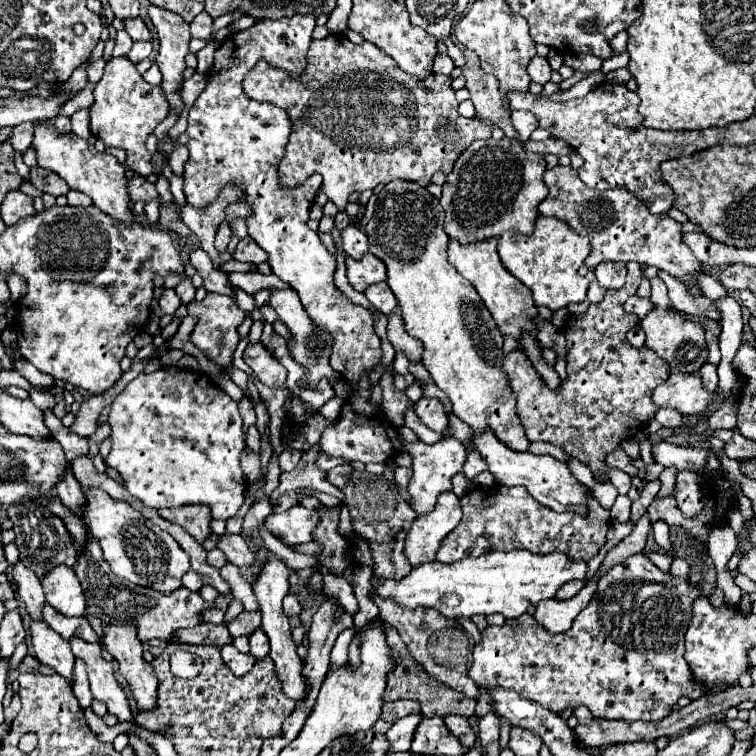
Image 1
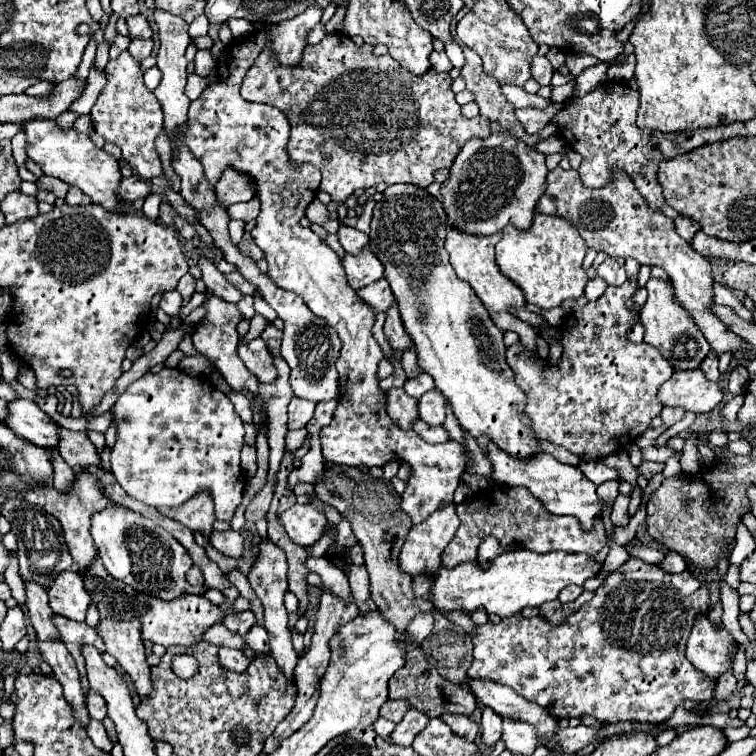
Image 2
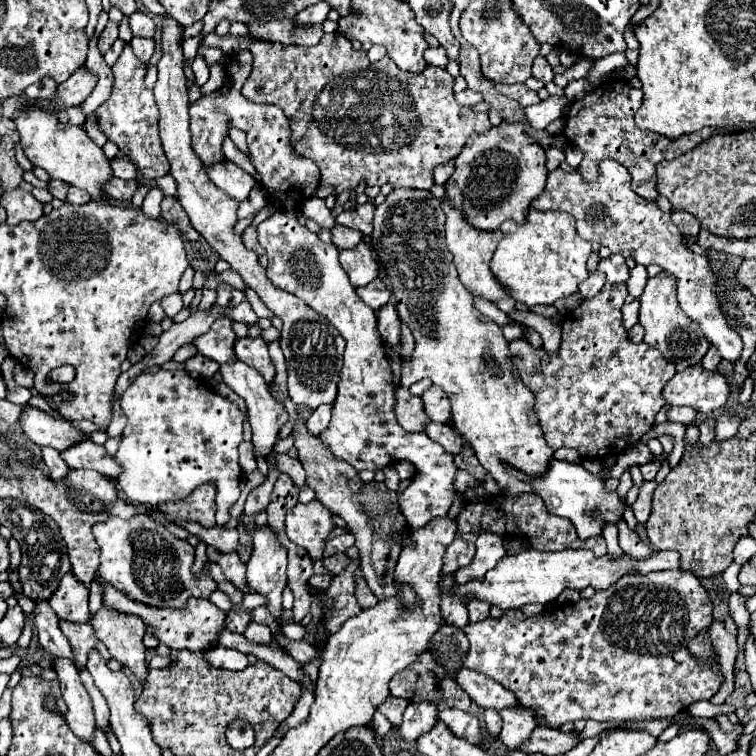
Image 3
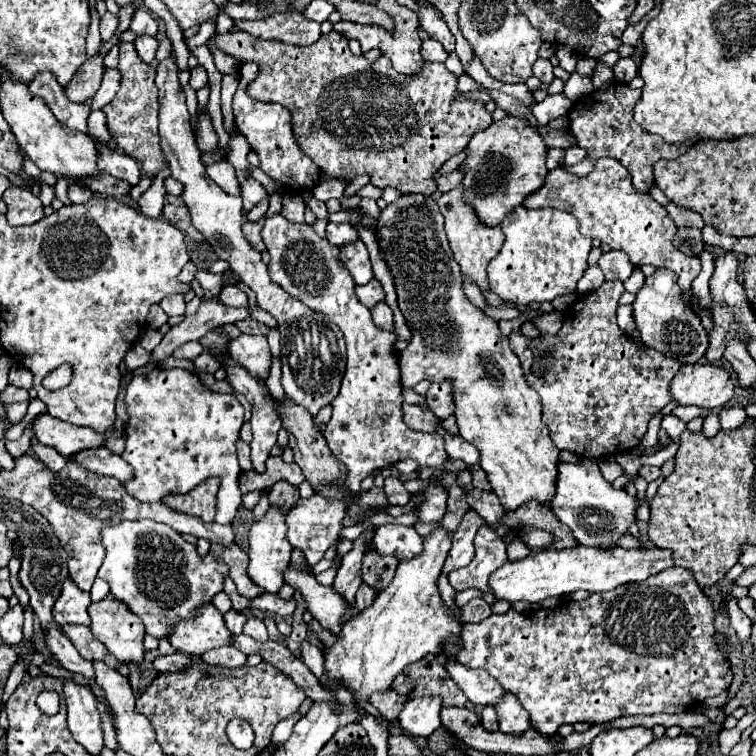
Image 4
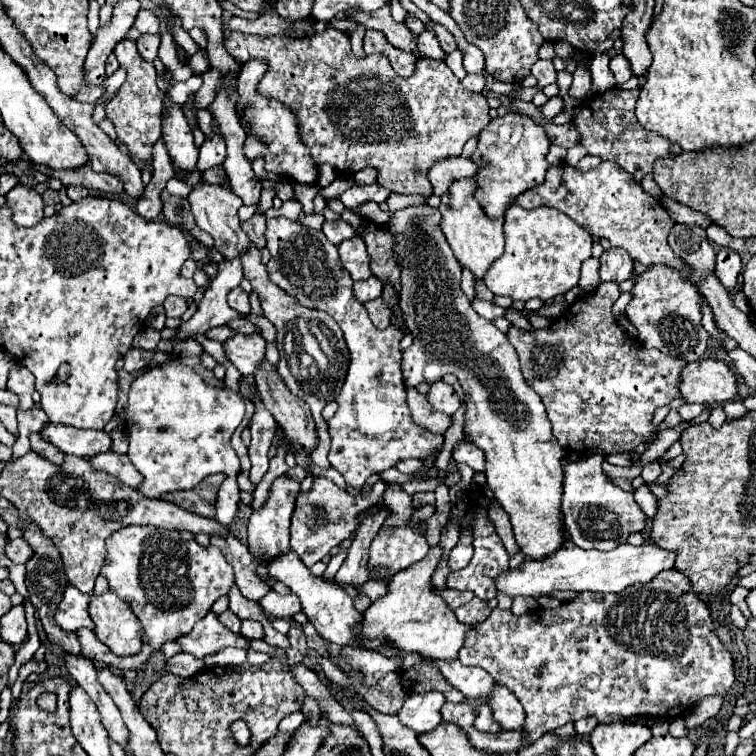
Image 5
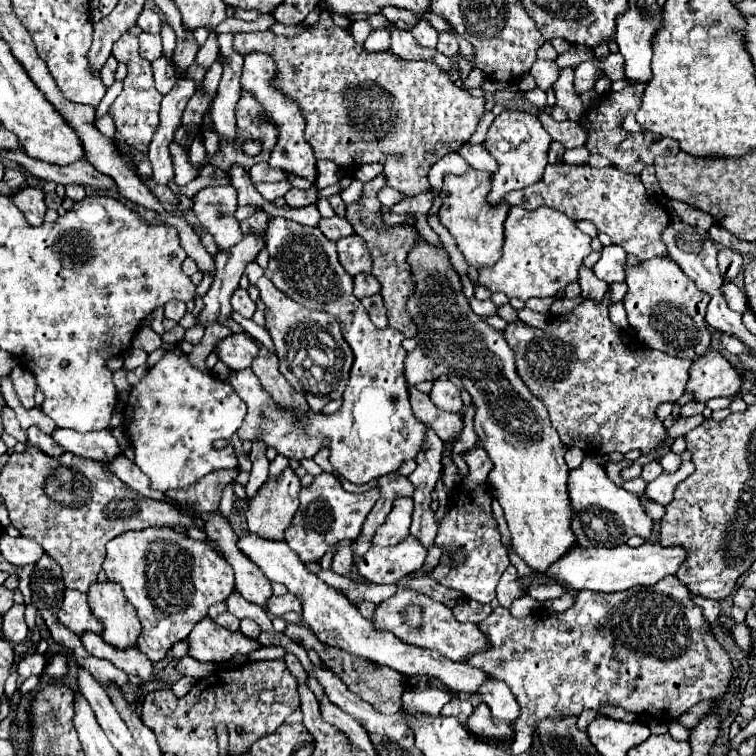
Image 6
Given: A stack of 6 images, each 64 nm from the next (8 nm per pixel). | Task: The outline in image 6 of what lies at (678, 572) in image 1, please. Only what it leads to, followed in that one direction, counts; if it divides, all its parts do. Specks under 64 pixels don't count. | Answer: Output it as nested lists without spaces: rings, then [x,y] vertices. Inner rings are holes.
[[[644,542],[638,548],[620,544],[614,548],[578,548],[574,546],[560,560],[552,562],[546,572],[534,572],[528,578],[518,576],[518,586],[528,592],[532,586],[564,586],[570,590],[594,590],[594,592],[620,592],[632,586],[652,586],[668,574],[676,574],[680,562],[686,558],[684,548],[680,546],[660,546],[658,542]]]

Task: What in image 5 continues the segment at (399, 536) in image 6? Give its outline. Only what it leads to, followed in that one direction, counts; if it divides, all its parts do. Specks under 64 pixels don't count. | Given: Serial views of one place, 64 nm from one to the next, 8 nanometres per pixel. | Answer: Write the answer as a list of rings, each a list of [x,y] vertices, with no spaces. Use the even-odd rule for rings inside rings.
[[[388,484],[384,490],[384,504],[392,508],[392,516],[386,518],[384,526],[404,526],[412,514],[412,498],[402,490],[400,484]]]

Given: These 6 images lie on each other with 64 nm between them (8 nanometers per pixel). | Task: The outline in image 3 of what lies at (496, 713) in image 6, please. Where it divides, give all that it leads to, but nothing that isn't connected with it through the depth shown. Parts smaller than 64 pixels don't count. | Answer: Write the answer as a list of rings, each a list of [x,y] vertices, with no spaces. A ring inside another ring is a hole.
[[[508,708],[500,712],[500,716],[504,720],[502,732],[500,732],[502,744],[508,750],[520,750],[520,744],[524,744],[530,738],[532,728],[536,728],[536,722],[528,712],[522,712],[518,708]]]

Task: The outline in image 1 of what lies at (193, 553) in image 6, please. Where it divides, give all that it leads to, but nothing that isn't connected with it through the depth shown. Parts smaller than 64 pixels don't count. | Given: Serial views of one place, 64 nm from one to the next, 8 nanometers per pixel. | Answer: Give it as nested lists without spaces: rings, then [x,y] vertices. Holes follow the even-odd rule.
[[[98,486],[84,488],[84,494],[88,498],[88,508],[86,508],[88,528],[100,540],[104,558],[108,560],[116,576],[138,586],[156,588],[160,592],[172,592],[182,586],[182,576],[190,570],[188,554],[178,546],[178,542],[168,532],[152,524],[128,502],[114,500]]]

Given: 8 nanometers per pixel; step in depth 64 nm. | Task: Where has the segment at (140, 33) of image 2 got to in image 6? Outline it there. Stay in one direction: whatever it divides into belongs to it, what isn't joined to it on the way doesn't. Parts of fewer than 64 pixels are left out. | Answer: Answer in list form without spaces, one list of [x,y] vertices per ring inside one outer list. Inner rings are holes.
[[[144,8],[138,16],[138,26],[142,28],[142,32],[150,32],[150,34],[160,34],[162,28],[162,18],[158,12]]]

